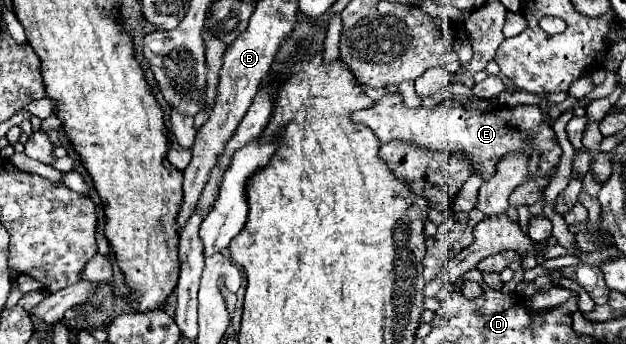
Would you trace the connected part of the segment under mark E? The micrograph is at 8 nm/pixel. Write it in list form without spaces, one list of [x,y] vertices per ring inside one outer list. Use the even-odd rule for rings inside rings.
[[[398,92],[386,94],[376,102],[376,108],[354,112],[354,122],[366,124],[382,144],[390,140],[408,140],[424,148],[434,148],[442,152],[466,152],[472,160],[472,172],[480,170],[484,180],[496,172],[496,160],[500,156],[522,150],[524,138],[534,140],[534,150],[542,150],[540,168],[534,178],[548,174],[554,166],[558,166],[562,148],[554,142],[554,130],[542,124],[542,112],[536,106],[516,106],[516,108],[496,108],[496,112],[474,114],[468,112],[460,102],[440,102],[434,108],[406,108],[402,104],[402,96]]]

